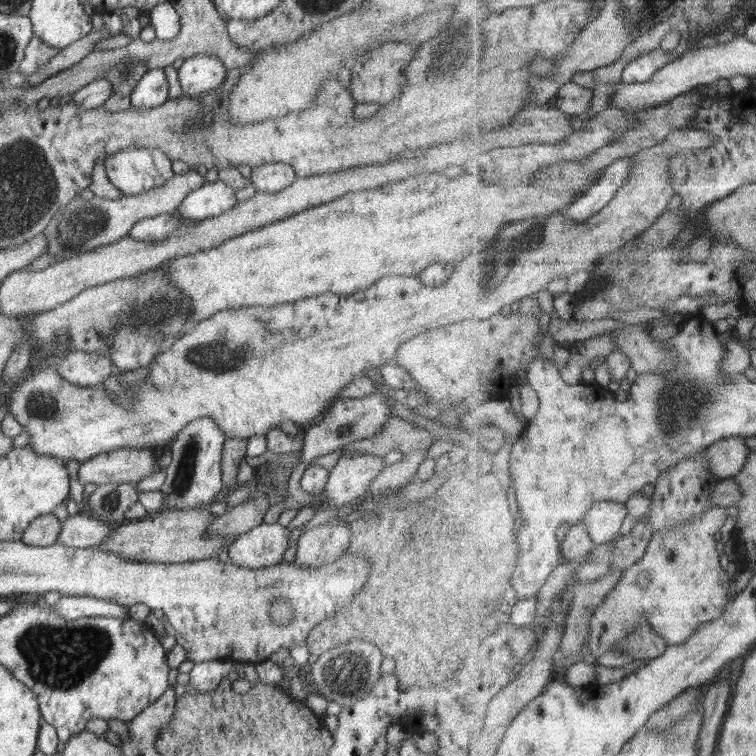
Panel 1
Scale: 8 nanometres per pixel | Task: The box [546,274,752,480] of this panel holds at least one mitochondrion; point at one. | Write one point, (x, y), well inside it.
(684, 403)

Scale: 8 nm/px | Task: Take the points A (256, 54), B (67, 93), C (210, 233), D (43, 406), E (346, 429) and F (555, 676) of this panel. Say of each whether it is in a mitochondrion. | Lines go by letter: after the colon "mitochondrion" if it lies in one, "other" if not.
A: other
B: other
C: other
D: mitochondrion
E: mitochondrion
F: other

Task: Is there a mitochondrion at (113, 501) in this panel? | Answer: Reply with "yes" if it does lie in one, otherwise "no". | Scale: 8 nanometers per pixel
yes

